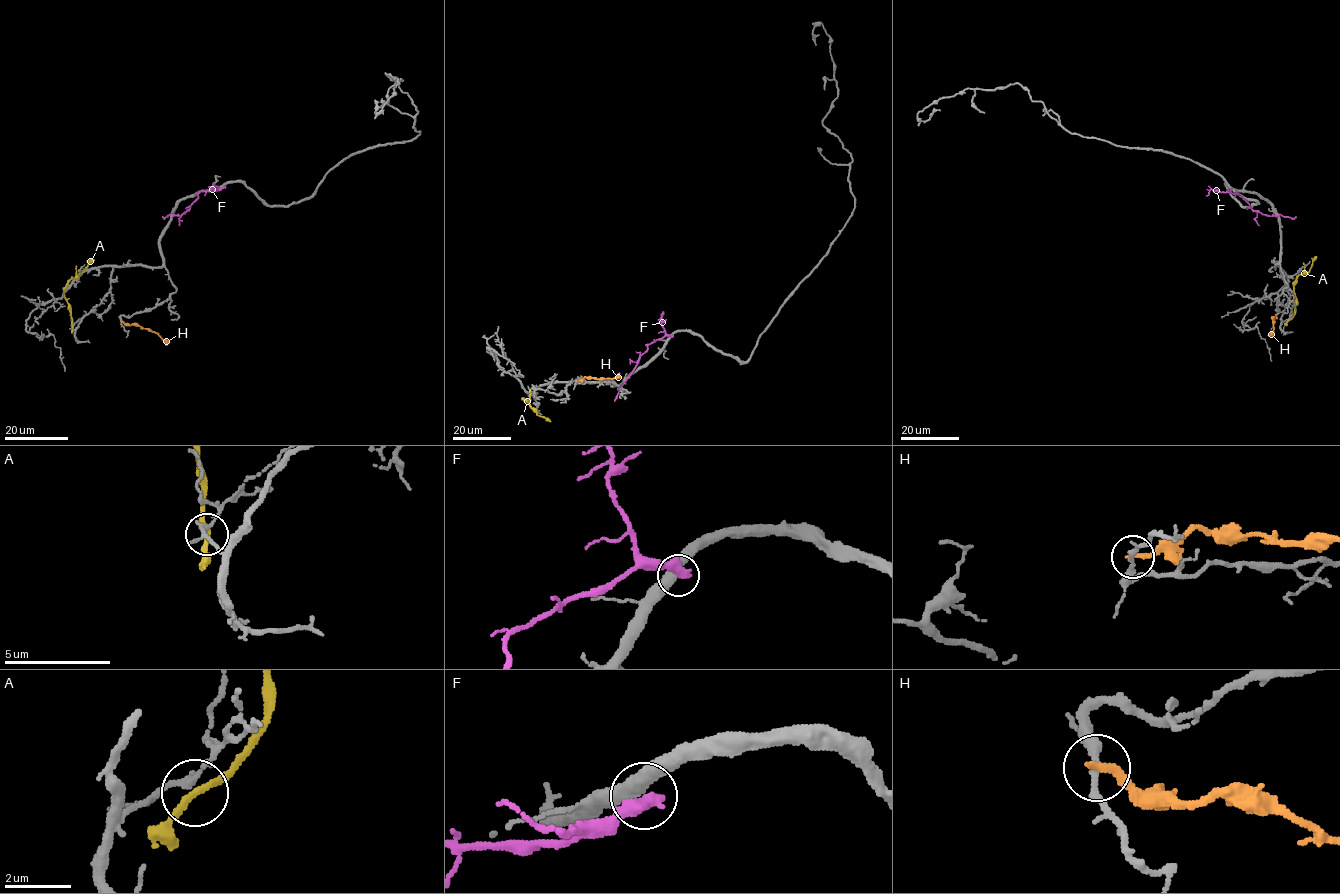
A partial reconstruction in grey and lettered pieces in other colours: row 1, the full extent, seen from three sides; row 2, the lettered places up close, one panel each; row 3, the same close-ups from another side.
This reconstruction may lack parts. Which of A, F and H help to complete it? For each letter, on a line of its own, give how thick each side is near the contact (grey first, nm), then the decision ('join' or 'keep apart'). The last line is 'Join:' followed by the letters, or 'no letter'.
A: calibres 190 and 200 nm; keep apart
F: calibres 440 and 480 nm; keep apart
H: calibres 200 and 240 nm; keep apart
Join: no letter

